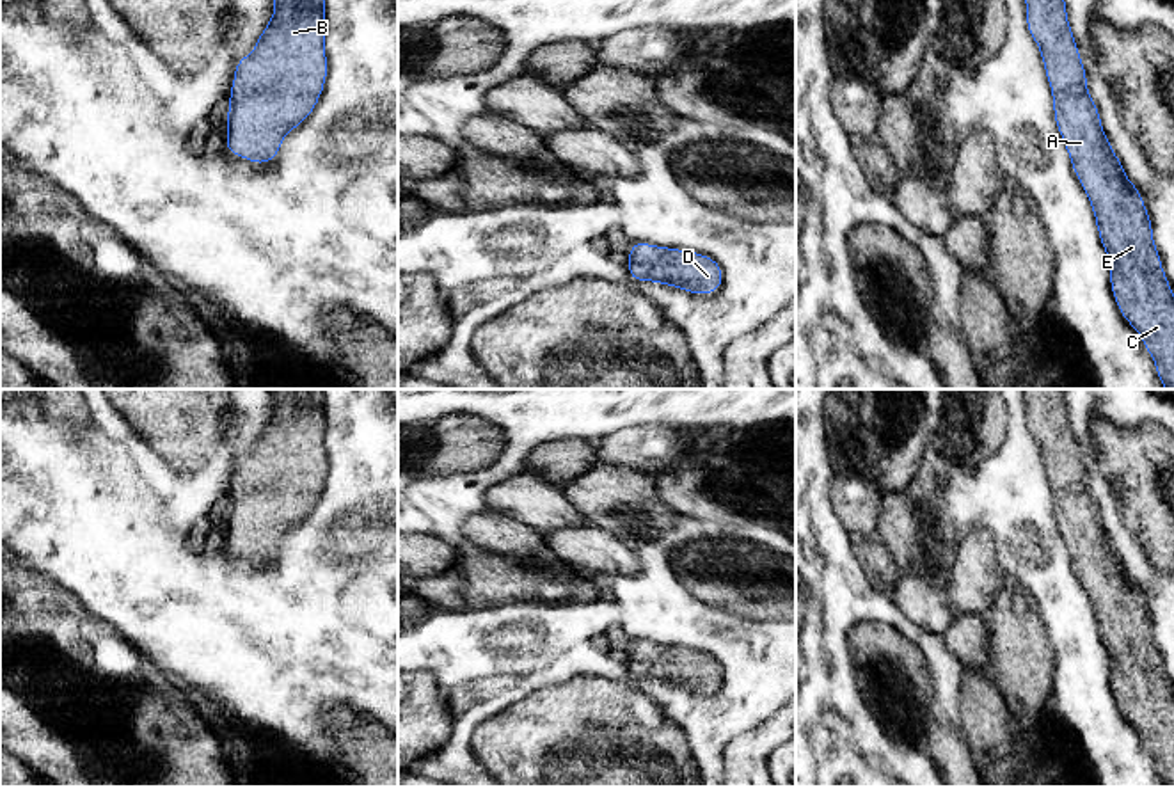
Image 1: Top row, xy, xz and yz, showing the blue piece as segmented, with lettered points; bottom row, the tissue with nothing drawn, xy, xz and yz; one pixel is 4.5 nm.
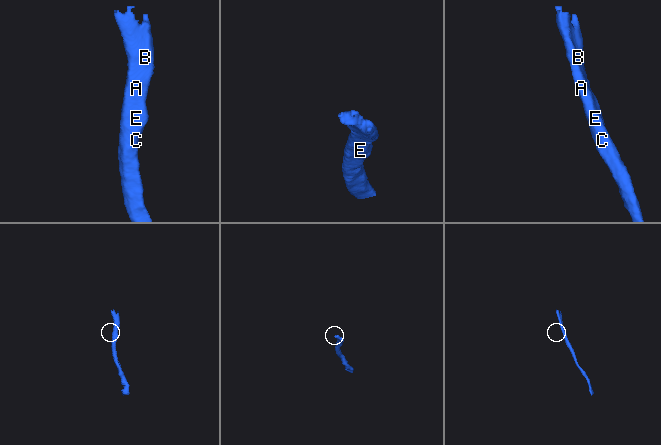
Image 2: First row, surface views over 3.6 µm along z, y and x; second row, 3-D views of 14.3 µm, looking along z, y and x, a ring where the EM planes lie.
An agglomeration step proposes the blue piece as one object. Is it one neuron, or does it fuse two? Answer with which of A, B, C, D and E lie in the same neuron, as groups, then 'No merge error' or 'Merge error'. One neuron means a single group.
Groups: A B C D E. No merge error

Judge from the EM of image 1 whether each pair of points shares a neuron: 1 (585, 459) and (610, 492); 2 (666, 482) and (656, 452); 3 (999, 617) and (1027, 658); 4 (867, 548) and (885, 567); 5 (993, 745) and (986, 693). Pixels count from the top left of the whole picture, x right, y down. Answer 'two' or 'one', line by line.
1: two
2: two
3: one
4: one
5: one

